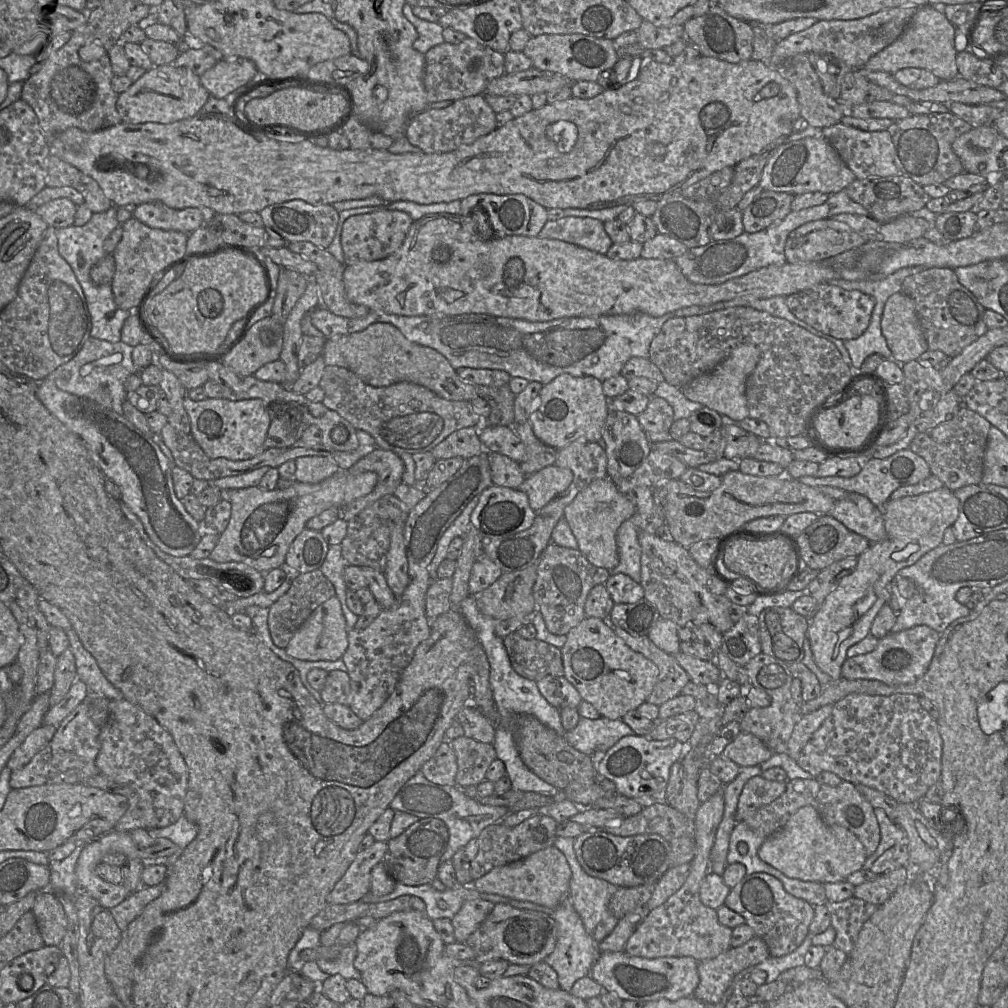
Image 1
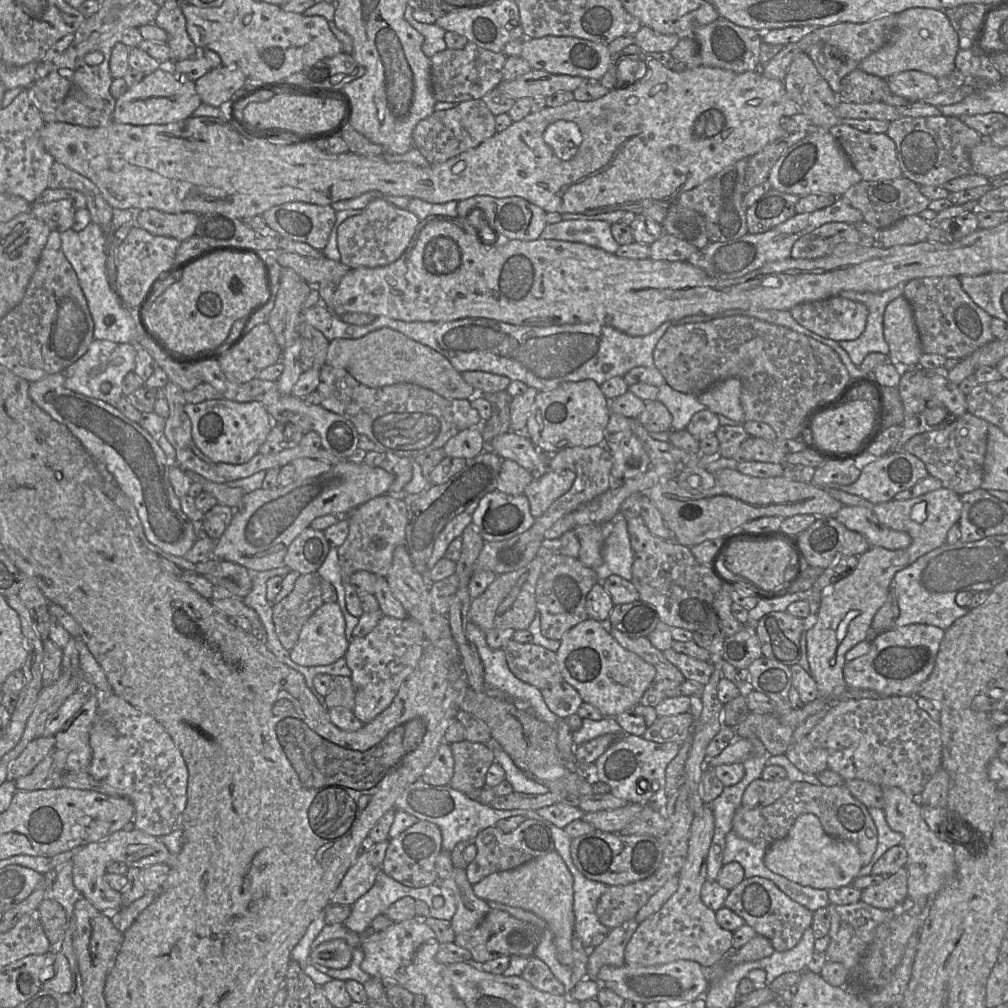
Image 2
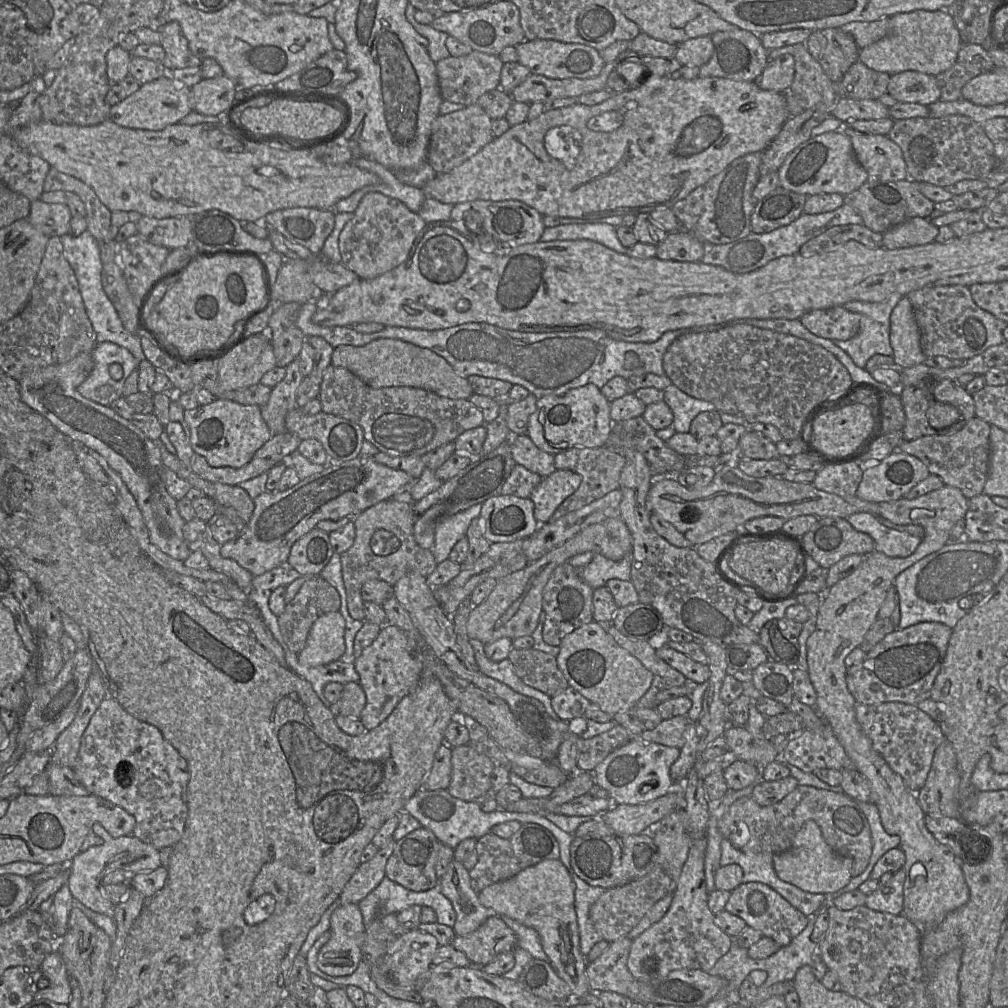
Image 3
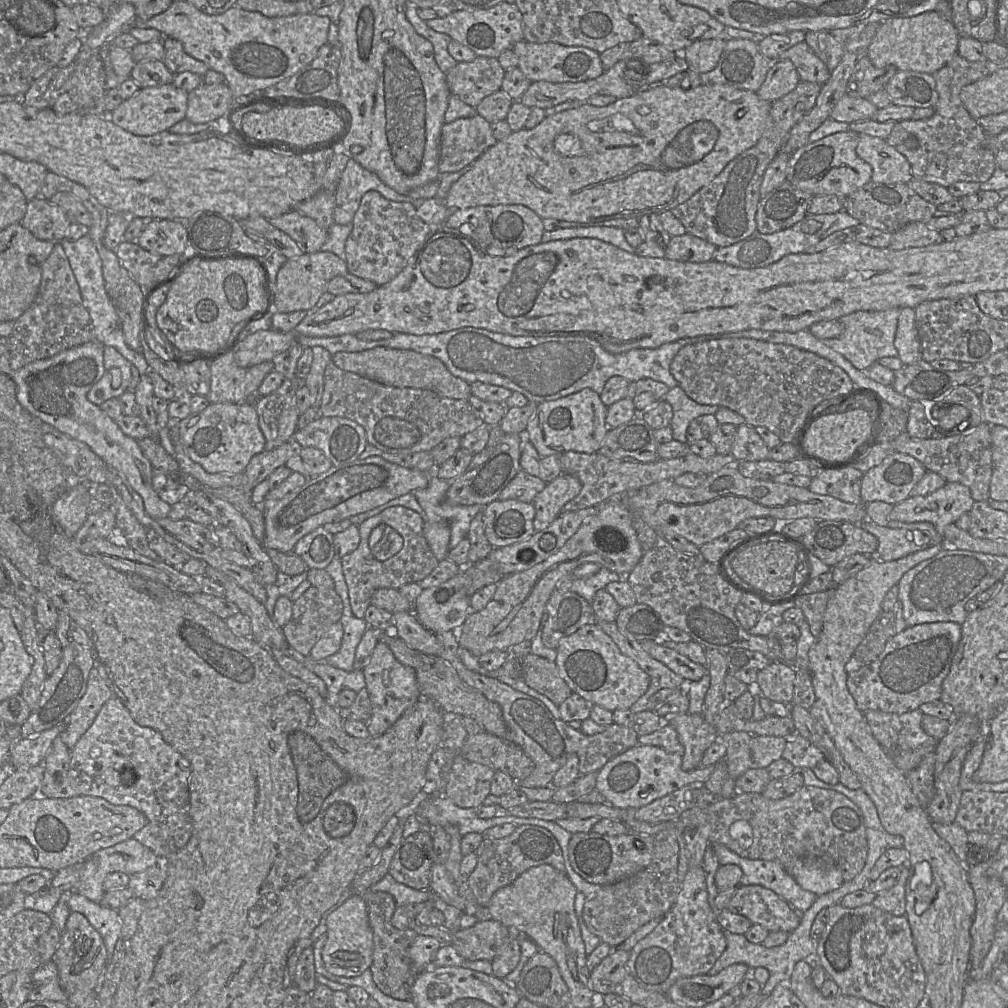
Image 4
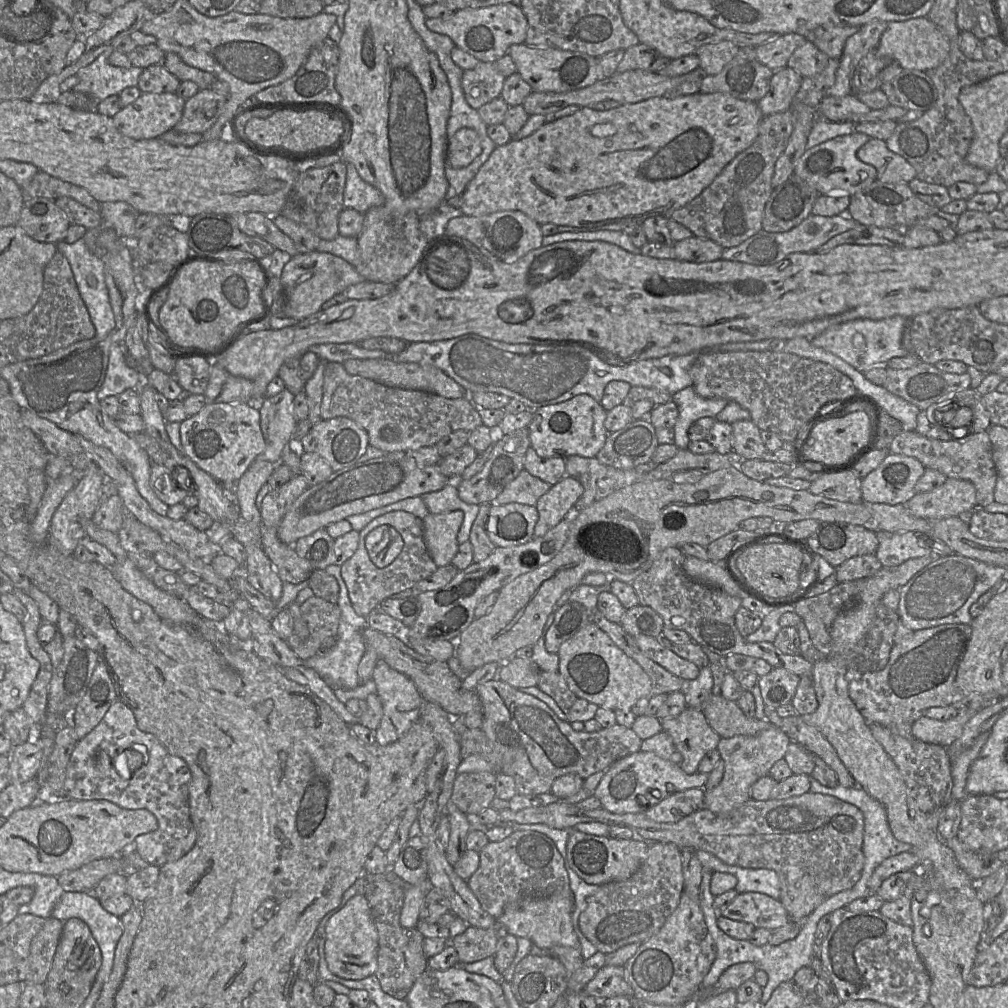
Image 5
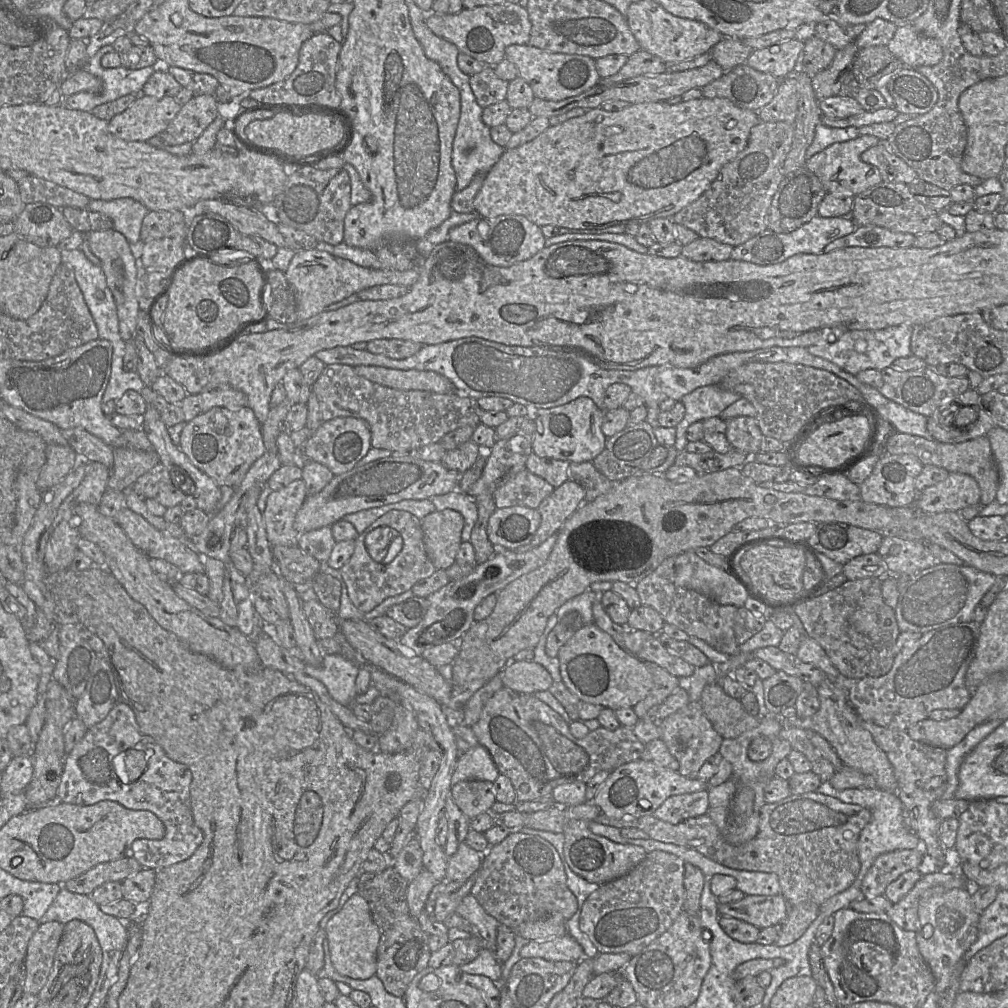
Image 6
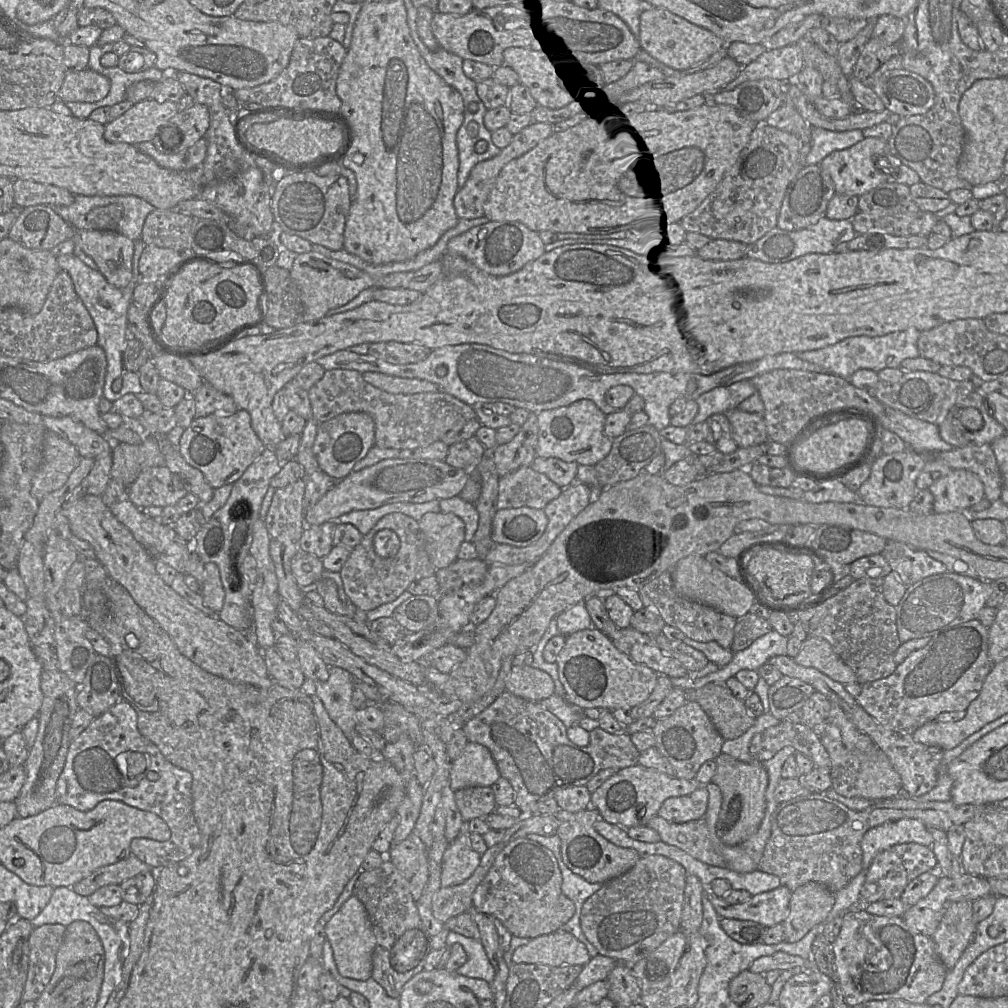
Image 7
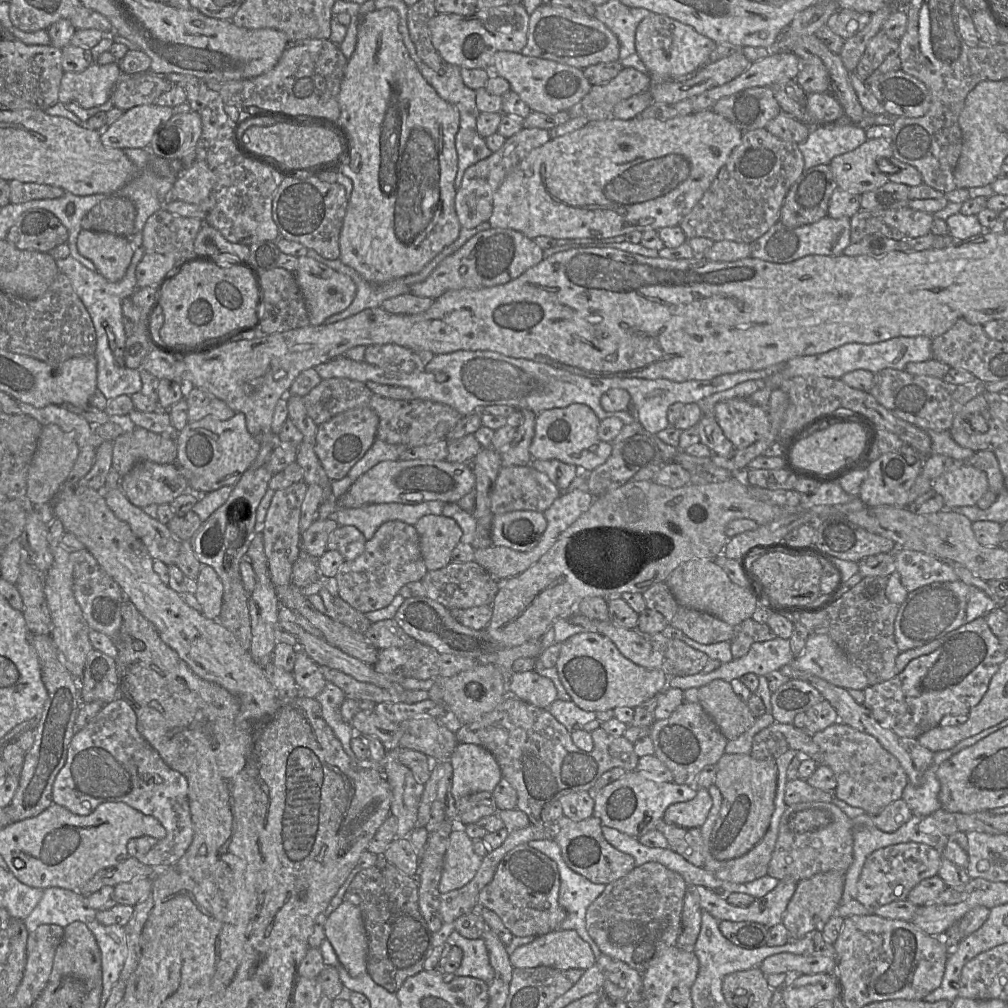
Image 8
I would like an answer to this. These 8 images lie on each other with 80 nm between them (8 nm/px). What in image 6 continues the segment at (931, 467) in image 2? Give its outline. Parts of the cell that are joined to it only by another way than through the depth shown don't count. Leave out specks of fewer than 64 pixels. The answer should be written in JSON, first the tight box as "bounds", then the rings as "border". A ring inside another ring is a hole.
{"bounds":[886,432,999,506],"border":[[[895,432],[887,441],[886,453],[909,454],[925,465],[946,469],[949,473],[962,473],[973,477],[980,489],[980,505],[987,506],[996,500],[999,487],[999,471],[991,450],[988,436],[980,436],[966,442],[947,444],[921,436]]]}

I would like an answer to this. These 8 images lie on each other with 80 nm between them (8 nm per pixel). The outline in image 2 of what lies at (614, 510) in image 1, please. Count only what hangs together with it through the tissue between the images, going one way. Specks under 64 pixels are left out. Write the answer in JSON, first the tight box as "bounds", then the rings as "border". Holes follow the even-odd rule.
{"bounds":[573,521,612,569],"border":[[[612,521],[606,524],[577,526],[573,530],[580,542],[579,560],[592,569],[602,564],[602,547],[612,532]]]}

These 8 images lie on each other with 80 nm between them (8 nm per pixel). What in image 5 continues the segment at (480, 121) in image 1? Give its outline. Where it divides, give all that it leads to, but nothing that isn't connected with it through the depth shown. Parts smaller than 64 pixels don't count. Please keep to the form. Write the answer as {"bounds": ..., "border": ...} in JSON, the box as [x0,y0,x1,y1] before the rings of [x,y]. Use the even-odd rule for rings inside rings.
{"bounds":[446,127,482,168],"border":[[[463,127],[448,139],[446,162],[453,168],[468,166],[482,151],[481,141],[477,132]]]}

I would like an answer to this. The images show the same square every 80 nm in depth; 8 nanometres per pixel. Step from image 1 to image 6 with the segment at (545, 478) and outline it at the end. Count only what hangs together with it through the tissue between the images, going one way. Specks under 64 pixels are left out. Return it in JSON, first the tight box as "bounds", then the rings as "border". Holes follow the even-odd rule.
{"bounds":[515,479,585,552],"border":[[[568,479],[561,486],[555,488],[537,508],[541,514],[541,523],[532,540],[515,550],[517,552],[529,551],[557,533],[585,502],[585,495],[583,486],[572,479]]]}

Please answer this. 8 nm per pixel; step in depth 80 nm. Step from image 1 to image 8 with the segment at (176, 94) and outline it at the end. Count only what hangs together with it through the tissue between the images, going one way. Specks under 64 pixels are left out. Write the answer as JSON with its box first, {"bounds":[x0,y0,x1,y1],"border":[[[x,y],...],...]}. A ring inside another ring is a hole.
{"bounds":[101,103,173,149],"border":[[[155,103],[133,107],[112,125],[103,127],[101,142],[119,149],[148,147],[158,127],[173,115],[173,108]]]}

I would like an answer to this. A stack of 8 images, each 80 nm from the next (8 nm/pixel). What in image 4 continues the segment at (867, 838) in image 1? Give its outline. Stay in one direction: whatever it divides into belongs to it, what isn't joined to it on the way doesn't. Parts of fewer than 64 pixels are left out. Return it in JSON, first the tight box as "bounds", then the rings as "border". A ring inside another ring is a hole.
{"bounds":[706,785,868,882],"border":[[[804,785],[790,796],[776,800],[761,793],[738,792],[726,799],[711,797],[706,813],[709,844],[722,844],[743,858],[777,861],[791,876],[798,861],[820,861],[839,868],[844,881],[848,882],[859,875],[866,864],[868,842],[863,813],[854,802],[834,790]]]}

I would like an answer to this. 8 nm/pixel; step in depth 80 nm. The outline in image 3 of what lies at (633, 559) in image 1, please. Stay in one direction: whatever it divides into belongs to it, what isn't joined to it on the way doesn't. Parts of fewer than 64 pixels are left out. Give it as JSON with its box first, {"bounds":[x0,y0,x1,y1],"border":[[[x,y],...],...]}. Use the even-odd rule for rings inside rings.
{"bounds":[579,549,632,590],"border":[[[632,549],[619,561],[594,554],[590,563],[579,569],[579,577],[593,590],[606,585],[610,579],[630,580]]]}

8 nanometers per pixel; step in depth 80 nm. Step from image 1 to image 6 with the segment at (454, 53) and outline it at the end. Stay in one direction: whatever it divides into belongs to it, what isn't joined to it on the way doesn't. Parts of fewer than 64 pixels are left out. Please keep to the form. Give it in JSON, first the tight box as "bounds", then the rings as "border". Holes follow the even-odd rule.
{"bounds":[469,66,508,108],"border":[[[485,66],[482,71],[469,75],[470,87],[482,108],[506,99],[508,82],[500,79],[493,67]]]}

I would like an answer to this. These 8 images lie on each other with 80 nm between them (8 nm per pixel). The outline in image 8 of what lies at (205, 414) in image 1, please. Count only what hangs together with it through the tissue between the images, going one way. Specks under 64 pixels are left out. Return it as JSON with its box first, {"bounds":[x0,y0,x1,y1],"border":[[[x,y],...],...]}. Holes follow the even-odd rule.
{"bounds":[177,412,260,495],"border":[[[237,412],[231,419],[206,416],[188,425],[177,436],[177,461],[184,468],[189,491],[203,495],[223,486],[234,486],[250,468],[260,452],[260,442],[247,429],[246,416]]]}

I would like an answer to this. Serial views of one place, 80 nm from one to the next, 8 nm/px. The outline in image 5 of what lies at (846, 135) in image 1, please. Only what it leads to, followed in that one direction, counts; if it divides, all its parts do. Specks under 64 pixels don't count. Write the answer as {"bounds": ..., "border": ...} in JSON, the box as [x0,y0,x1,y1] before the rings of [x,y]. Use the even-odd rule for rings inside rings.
{"bounds":[857,138,916,183],"border":[[[870,138],[857,157],[877,170],[877,180],[883,183],[909,183],[916,177],[914,167],[902,156],[892,152],[884,140]]]}

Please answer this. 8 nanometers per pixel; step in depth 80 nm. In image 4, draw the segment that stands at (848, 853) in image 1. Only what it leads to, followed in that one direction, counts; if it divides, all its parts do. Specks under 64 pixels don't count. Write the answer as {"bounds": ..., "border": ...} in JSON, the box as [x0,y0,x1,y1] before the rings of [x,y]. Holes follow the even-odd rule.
{"bounds":[792,861,845,896],"border":[[[798,861],[792,870],[792,877],[804,890],[817,896],[834,891],[845,882],[839,868],[820,861]]]}

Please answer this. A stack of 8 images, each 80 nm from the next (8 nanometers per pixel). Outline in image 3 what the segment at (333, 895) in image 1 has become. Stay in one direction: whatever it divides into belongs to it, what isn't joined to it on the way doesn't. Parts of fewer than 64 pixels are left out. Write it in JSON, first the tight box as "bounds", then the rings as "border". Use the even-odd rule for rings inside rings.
{"bounds":[339,839,396,905],"border":[[[391,839],[371,860],[361,862],[339,896],[341,905],[358,904],[379,885],[386,875],[385,866],[394,850],[395,843],[396,841]]]}

